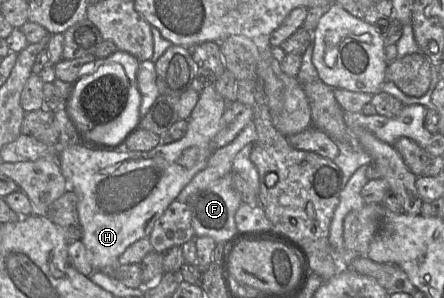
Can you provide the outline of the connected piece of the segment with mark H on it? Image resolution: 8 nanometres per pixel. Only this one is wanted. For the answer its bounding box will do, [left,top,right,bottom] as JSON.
[58,85,227,271]

